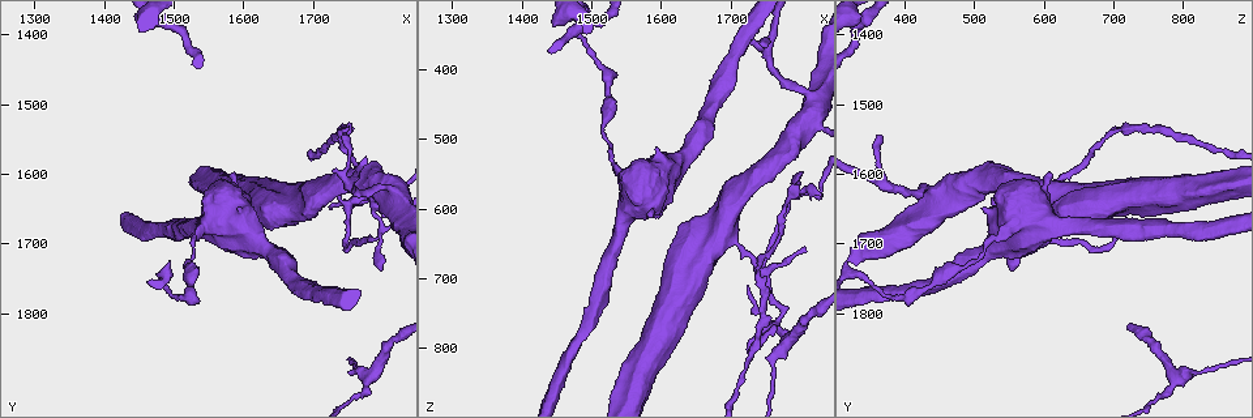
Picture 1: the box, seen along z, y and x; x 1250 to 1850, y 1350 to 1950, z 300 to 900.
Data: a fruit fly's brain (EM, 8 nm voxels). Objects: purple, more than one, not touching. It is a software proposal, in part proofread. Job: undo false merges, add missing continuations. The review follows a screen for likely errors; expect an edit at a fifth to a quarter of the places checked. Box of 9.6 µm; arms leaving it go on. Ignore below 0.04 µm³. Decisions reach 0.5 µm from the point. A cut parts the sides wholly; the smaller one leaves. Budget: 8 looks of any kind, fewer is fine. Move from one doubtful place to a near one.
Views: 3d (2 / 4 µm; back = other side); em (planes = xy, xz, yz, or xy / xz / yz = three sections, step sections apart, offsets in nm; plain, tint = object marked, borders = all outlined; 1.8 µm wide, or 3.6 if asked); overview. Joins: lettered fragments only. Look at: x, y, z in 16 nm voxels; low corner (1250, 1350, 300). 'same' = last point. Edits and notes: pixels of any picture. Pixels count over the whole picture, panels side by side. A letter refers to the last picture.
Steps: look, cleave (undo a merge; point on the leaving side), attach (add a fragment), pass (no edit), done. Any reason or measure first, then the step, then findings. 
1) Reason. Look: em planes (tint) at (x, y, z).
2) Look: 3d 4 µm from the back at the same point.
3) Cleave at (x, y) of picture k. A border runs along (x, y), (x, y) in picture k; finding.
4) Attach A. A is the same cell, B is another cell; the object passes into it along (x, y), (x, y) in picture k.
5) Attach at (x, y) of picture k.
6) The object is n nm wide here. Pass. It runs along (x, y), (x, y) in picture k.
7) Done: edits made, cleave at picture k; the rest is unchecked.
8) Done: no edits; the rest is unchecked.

Branch point. Look: 3d 2 µm from the back at (1750, 1645, 690).

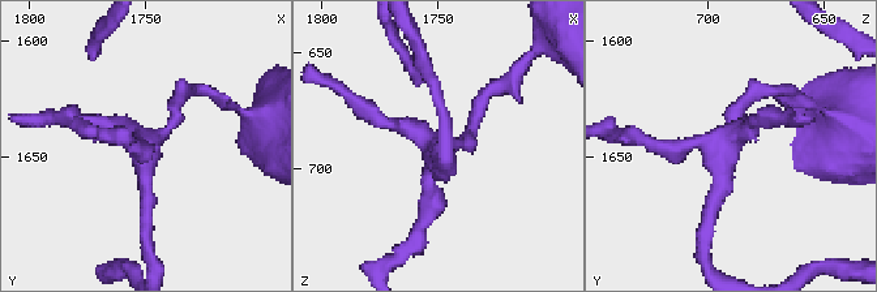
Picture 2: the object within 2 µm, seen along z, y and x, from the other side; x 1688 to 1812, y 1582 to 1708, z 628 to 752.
Look: em planes (borders) at (1750, 1645, 694).

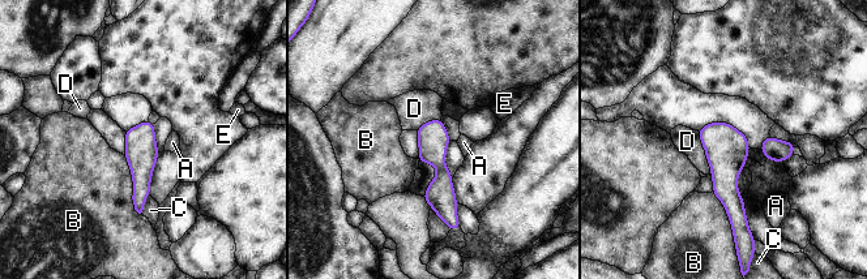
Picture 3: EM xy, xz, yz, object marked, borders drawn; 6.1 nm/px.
Pass. A, B, C, D and E are other cells; it runs along (438, 121), (441, 200), (448, 220) in picture 3; one neuron here.

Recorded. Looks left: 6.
Thick turns thin. Look: 3d 4 µm at (1760, 1885, 830).

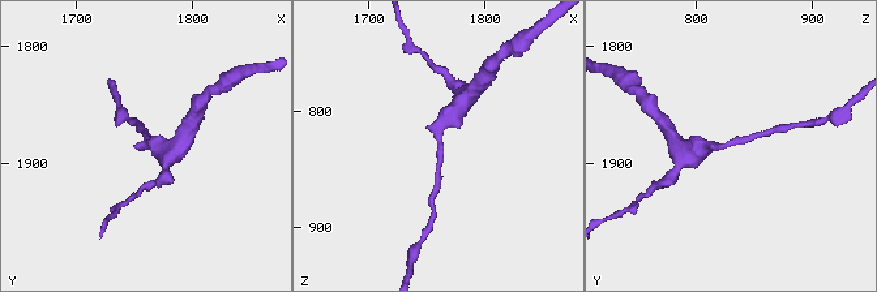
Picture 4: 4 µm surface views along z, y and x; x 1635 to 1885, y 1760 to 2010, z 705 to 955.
Look: em xz step 8 (tint) at (1760, 1882, 834).

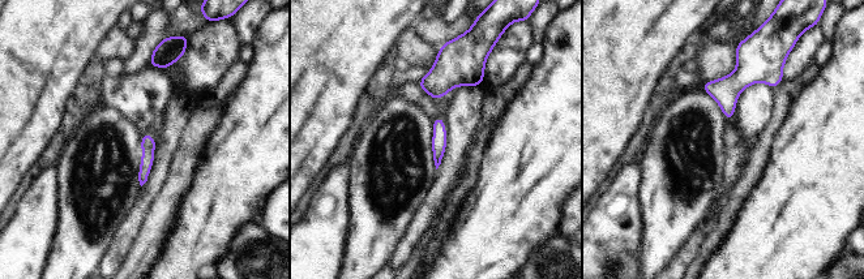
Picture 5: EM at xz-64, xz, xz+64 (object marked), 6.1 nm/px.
Look: em xz step 8 (borders) at the same point.

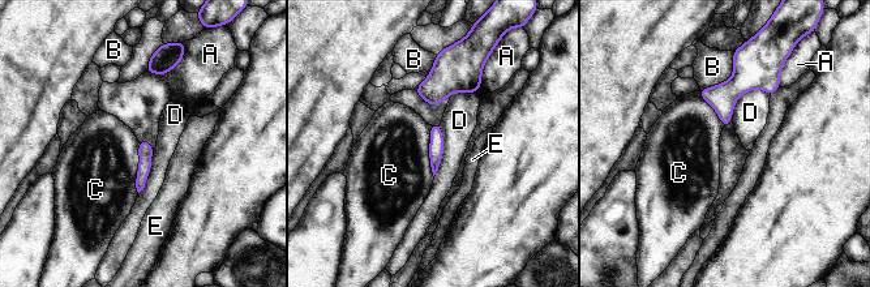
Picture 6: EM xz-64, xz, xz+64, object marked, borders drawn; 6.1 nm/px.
Pass. A, B, C, D and E are other cells; it runs along (774, 85), (702, 91) in picture 6; continuous, no second neuron.

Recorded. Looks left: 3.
Side arm on a straight run. Look: em planes (tint) at (1800, 1680, 575).

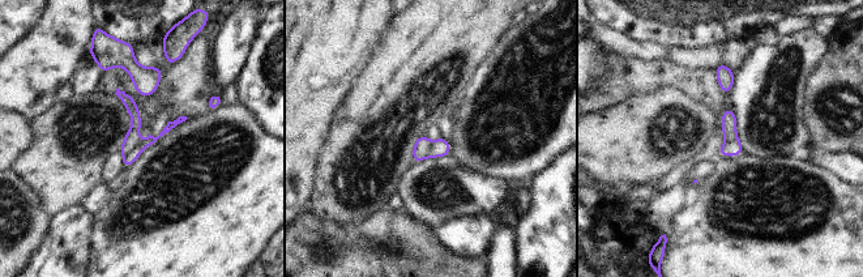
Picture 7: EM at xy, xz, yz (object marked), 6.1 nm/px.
What lies round it. Look: em planes (borders) at the same point.

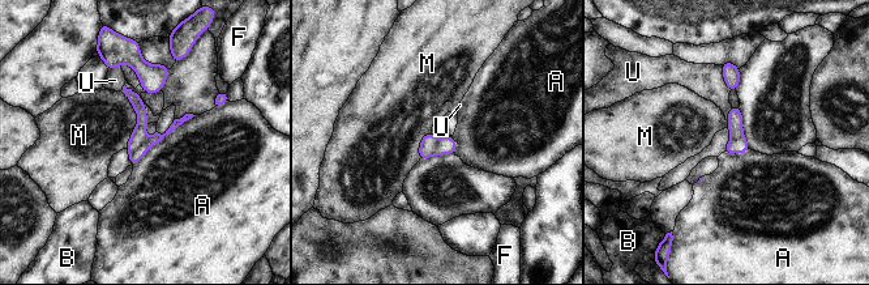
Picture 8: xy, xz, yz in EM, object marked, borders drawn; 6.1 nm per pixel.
The longest contact is with A, 500 nm. Cleave at (137, 137) of picture 8. A, B, F, M and U are other cells; the part that leaves runs along (128, 92), (141, 111), (131, 148) in picture 8; two neurons meet here.

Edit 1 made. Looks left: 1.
Done: edits made, cleave at picture 8; the rest is unchecked.

